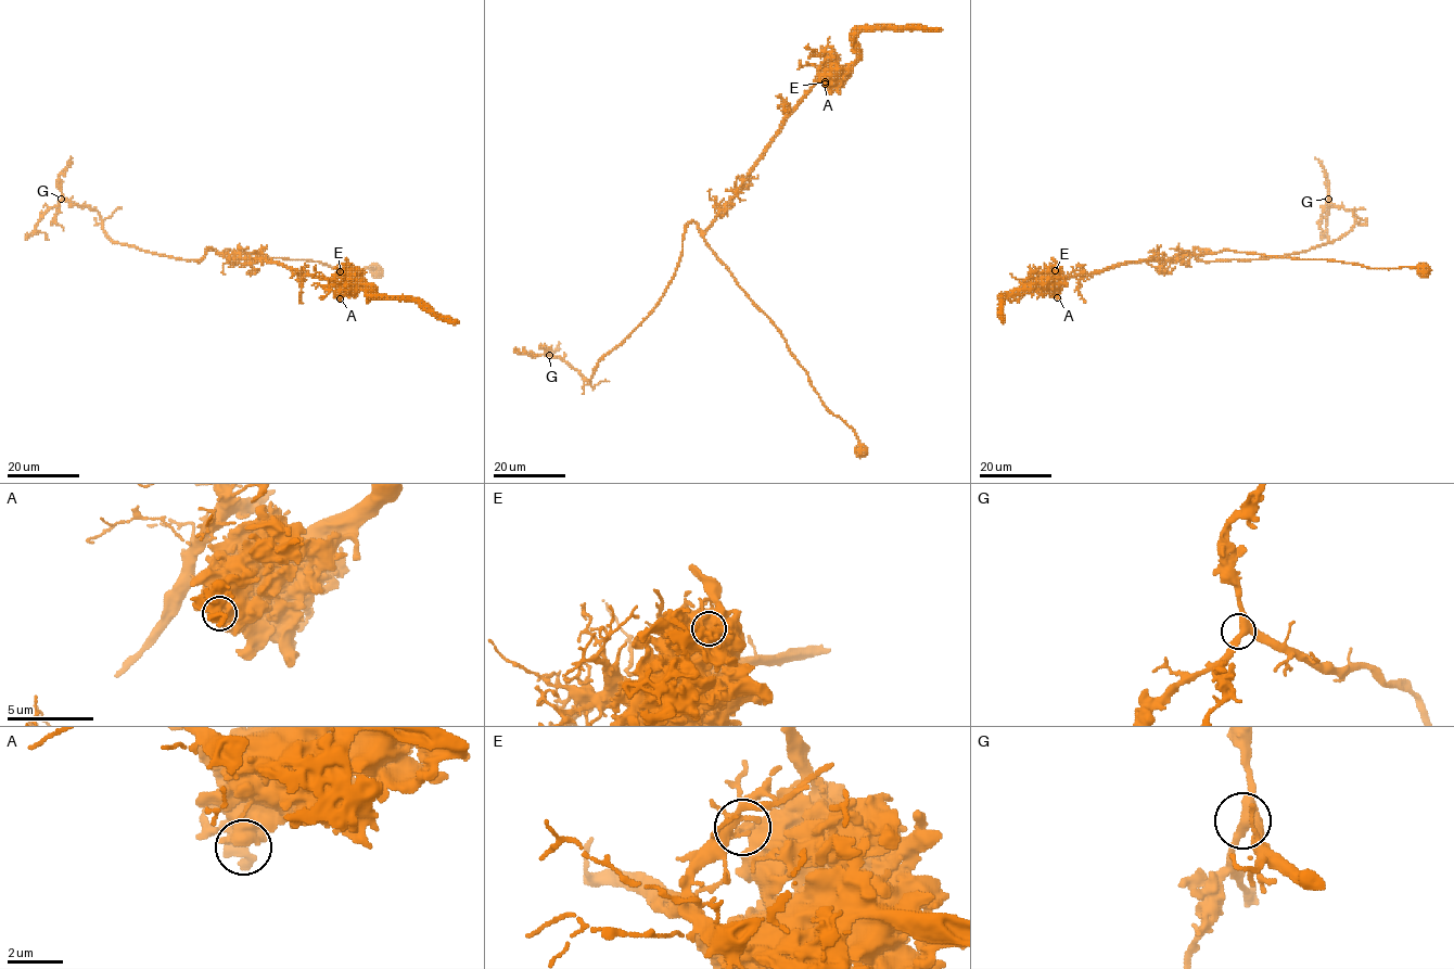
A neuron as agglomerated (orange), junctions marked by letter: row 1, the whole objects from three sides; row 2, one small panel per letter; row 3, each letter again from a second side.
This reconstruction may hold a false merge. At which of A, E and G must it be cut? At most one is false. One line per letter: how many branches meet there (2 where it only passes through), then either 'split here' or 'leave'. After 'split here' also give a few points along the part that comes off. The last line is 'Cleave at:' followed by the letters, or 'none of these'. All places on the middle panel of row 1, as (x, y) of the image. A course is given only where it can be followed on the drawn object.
A: 3 branches meet; leave
E: 3 branches meet; split here; foreign part runs (825, 81), (817, 72), (703, 234), (691, 221), (657, 306), (589, 381), (560, 358), (537, 355)
G: 3 branches meet; leave
Cleave at: E

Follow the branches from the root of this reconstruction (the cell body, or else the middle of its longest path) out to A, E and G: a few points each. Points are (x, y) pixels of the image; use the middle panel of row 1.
A: (861, 449), (855, 432), (827, 409), (780, 331), (704, 238), (705, 229), (823, 69), (825, 84)
E: (861, 449), (855, 432), (827, 409), (780, 331), (704, 238), (705, 229), (734, 195), (817, 72), (825, 81)
G: (861, 449), (855, 432), (827, 409), (780, 331), (693, 221), (664, 295), (598, 362), (589, 381), (549, 355)

